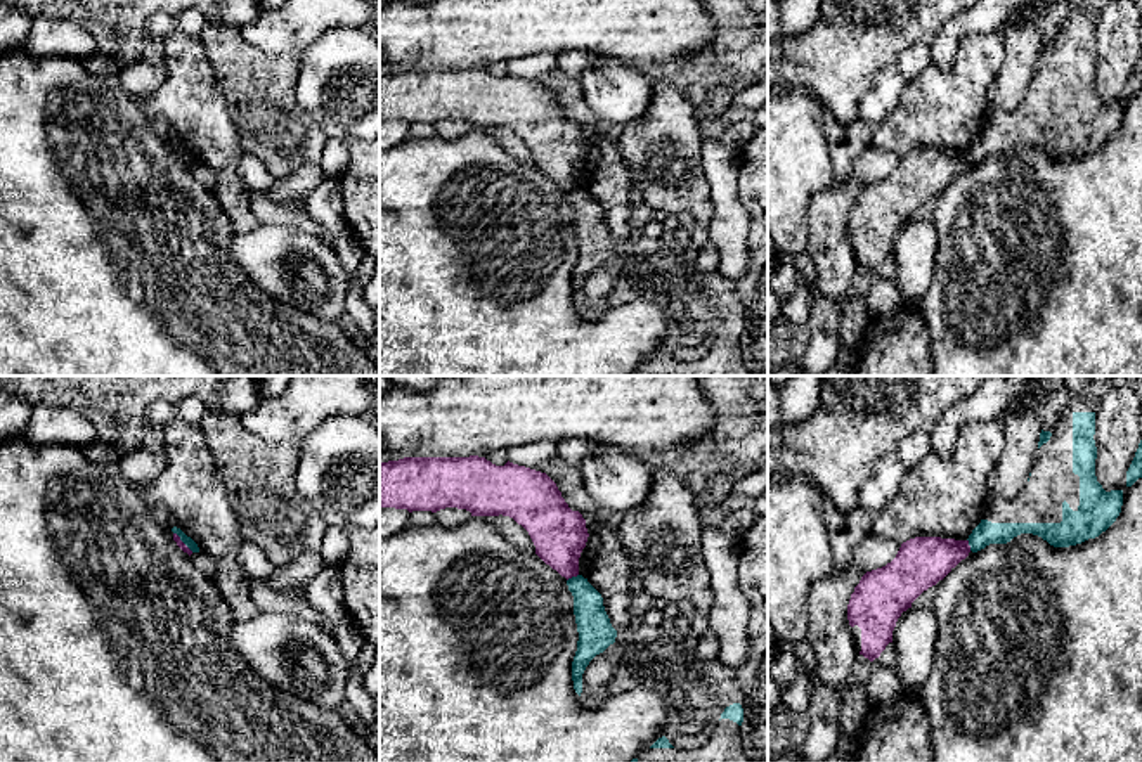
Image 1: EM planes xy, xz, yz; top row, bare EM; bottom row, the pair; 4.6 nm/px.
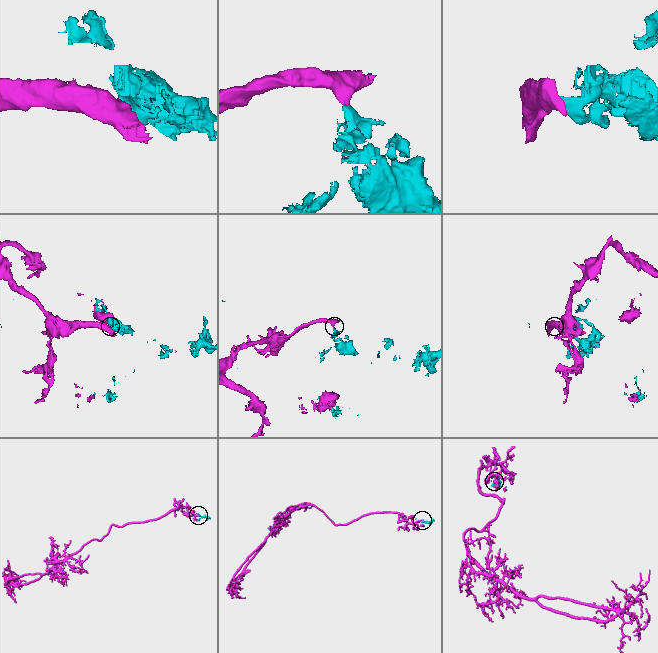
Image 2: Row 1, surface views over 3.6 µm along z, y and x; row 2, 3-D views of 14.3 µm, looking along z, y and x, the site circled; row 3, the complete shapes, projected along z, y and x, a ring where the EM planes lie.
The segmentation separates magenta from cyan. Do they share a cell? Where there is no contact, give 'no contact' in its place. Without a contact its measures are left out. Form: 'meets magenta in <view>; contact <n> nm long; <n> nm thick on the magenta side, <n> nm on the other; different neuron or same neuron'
meets magenta in xz; contact 70 nm long; 260 nm thick on the magenta side, 160 nm on the other; different neuron

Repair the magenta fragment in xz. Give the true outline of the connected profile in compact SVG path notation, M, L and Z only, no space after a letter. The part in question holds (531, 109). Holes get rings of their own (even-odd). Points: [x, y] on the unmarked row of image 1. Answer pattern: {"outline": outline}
{"outline": "M478 68L404 69L380 74L381 119L407 121L409 125L457 119L470 123L471 128L509 128L529 144L535 166L567 192L579 187L579 170L589 149L582 126L568 119L546 85L509 73L496 78Z"}

